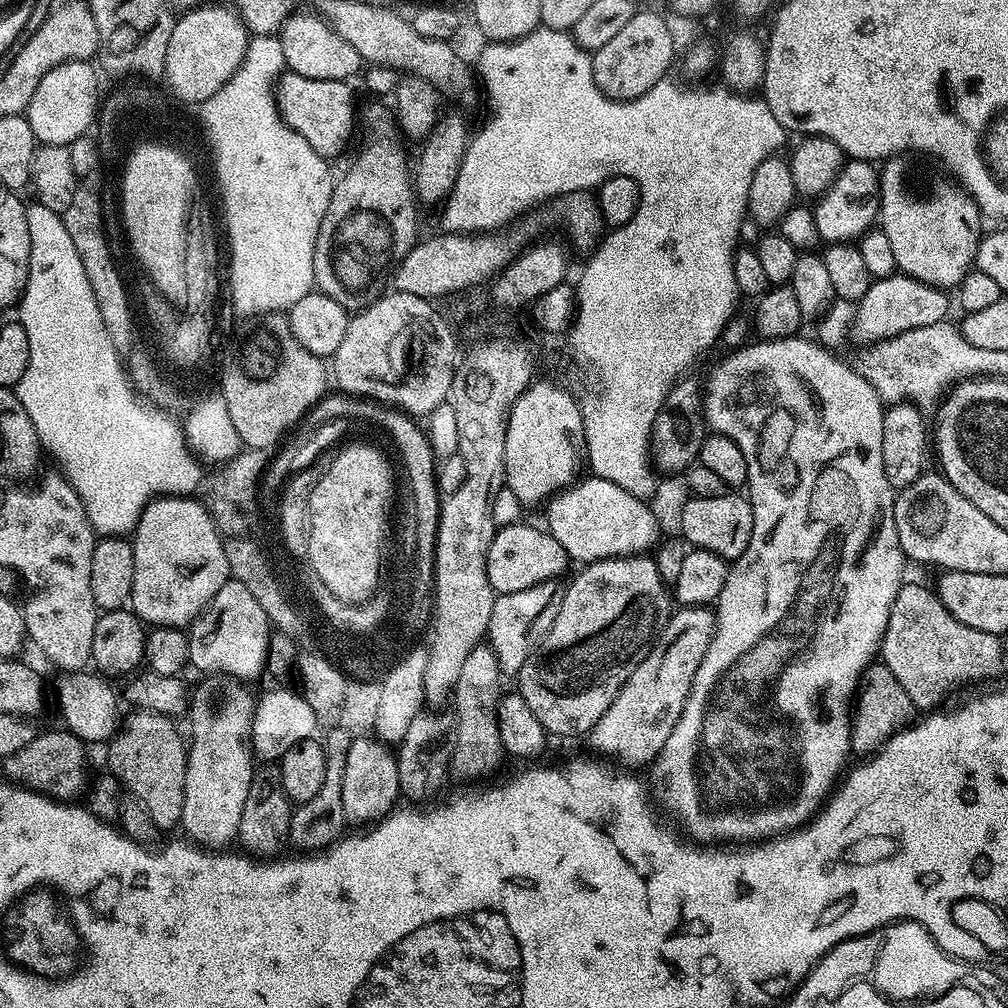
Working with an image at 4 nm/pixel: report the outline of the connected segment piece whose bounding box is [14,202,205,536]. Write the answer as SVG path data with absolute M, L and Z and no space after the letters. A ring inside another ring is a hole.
M38 202L29 203L26 207L26 230L30 230L30 262L28 263L28 281L18 305L18 311L20 311L18 322L26 330L26 338L30 338L30 362L26 366L26 374L22 374L22 378L15 384L14 391L16 397L22 402L22 406L26 406L26 414L30 414L30 422L34 422L34 430L38 434L41 445L45 449L50 448L64 463L68 478L83 498L93 528L104 536L124 536L135 529L137 522L140 521L140 515L144 512L144 507L157 496L186 496L195 493L195 488L204 480L203 466L205 465L190 447L185 429L180 424L176 425L175 418L167 416L169 413L163 407L157 407L156 404L145 399L129 380L122 353L116 349L116 343L112 341L112 335L108 333L108 328L104 325L96 295L90 286L90 278L86 274L86 266L82 266L82 258L78 250L74 250L74 241L71 240L70 234L66 234L63 215L54 210L46 210L46 206Z

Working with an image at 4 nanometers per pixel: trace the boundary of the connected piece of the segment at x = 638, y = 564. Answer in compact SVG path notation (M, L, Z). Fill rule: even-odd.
M648 554L615 556L585 564L581 572L564 589L562 610L554 618L552 629L535 657L518 674L518 695L534 710L545 733L552 736L580 736L591 733L593 726L610 710L624 684L645 660L653 655L656 636L664 636L668 621L674 615L674 596L662 578L655 559Z

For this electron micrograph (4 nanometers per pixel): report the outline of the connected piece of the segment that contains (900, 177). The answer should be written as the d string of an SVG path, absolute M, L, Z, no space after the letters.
M896 158L883 161L878 172L878 226L890 238L894 250L894 262L905 276L913 276L924 284L941 290L952 290L968 275L973 267L976 251L982 239L980 220L982 213L976 201L963 187L947 188L944 184L924 184L919 188L912 184L908 172L900 168Z

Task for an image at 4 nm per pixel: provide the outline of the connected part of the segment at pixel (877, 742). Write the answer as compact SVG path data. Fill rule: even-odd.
M883 662L869 664L858 685L858 695L852 710L851 751L867 758L880 751L884 743L897 732L909 727L914 720L914 707L906 690L902 688L893 671Z

